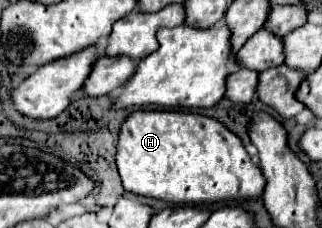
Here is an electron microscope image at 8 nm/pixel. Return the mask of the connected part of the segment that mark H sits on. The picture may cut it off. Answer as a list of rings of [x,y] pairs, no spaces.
[[[134,111],[130,113],[116,143],[116,165],[126,191],[144,197],[156,197],[170,203],[216,203],[228,199],[254,199],[264,189],[264,175],[244,149],[240,137],[226,129],[220,121],[198,113],[172,111]]]

